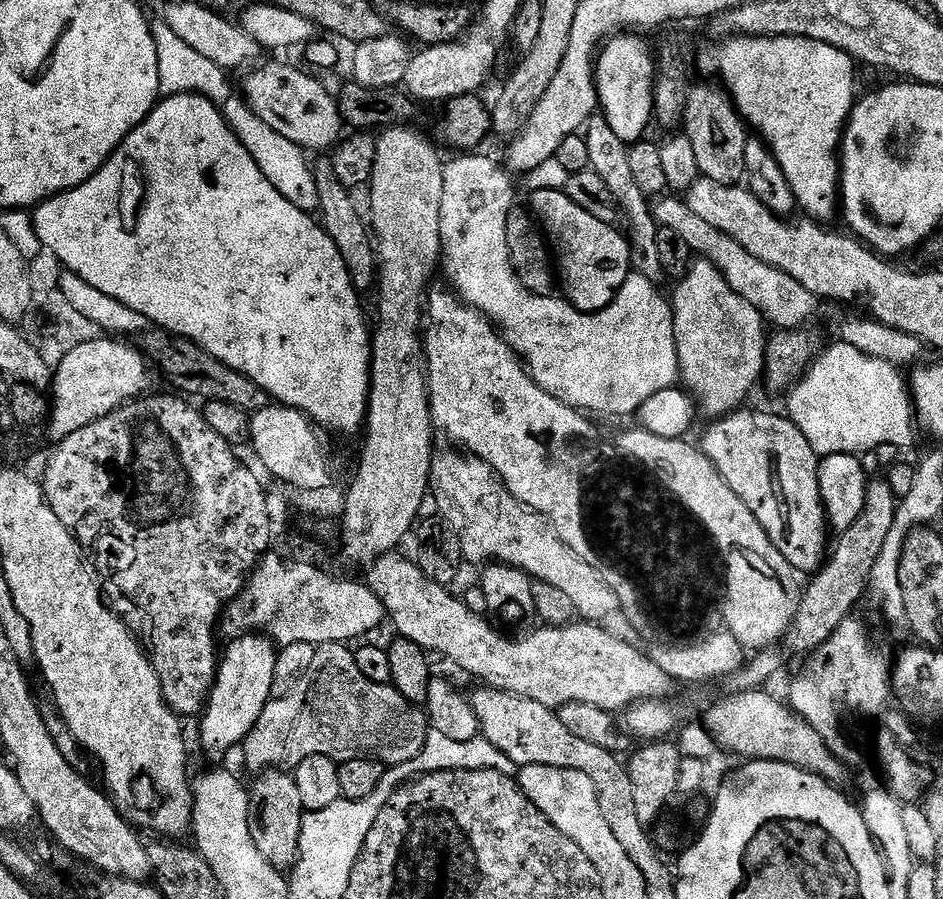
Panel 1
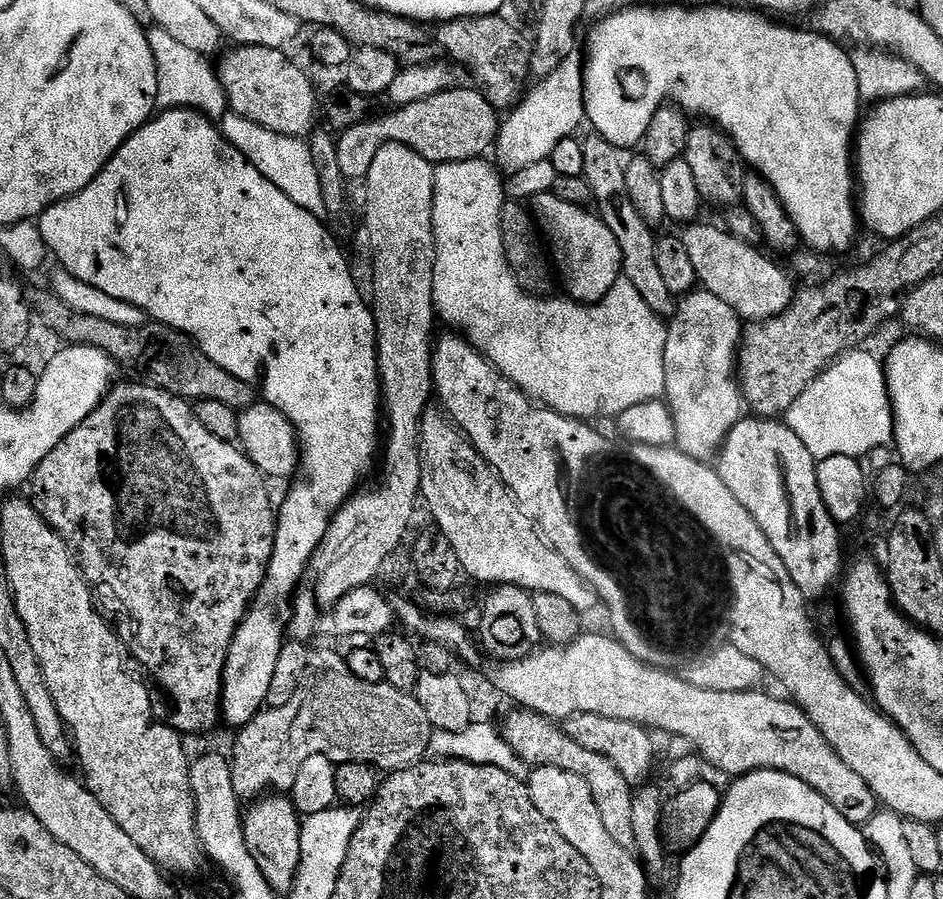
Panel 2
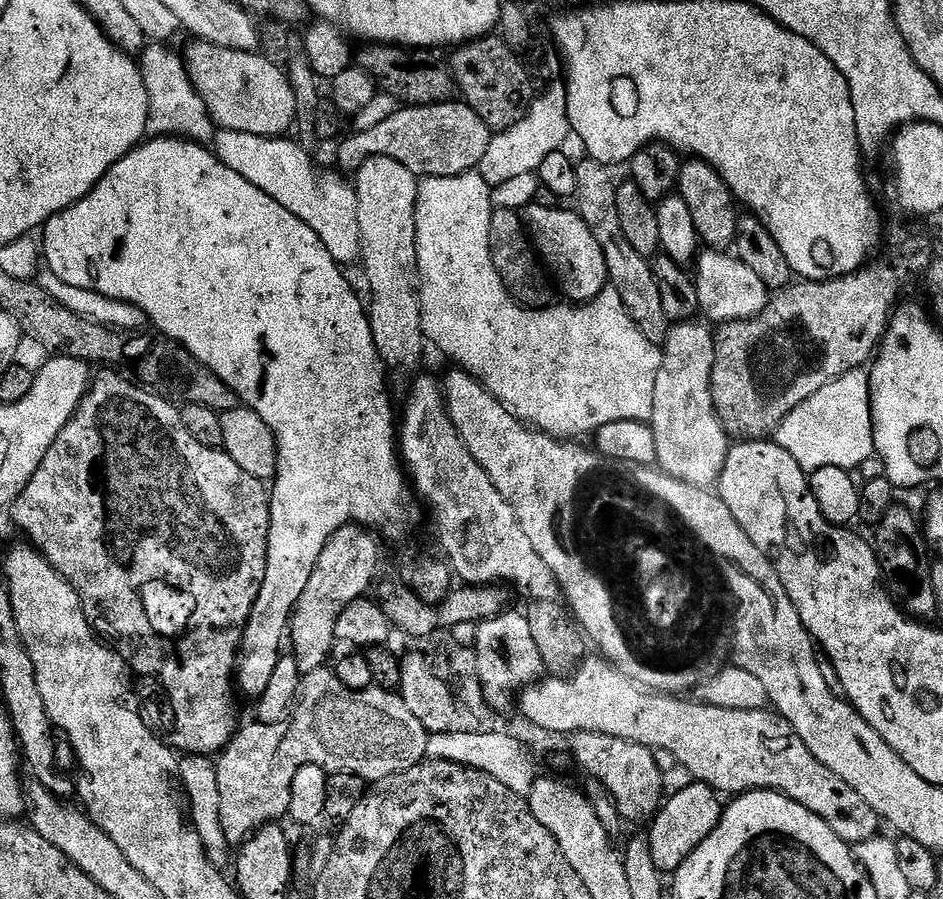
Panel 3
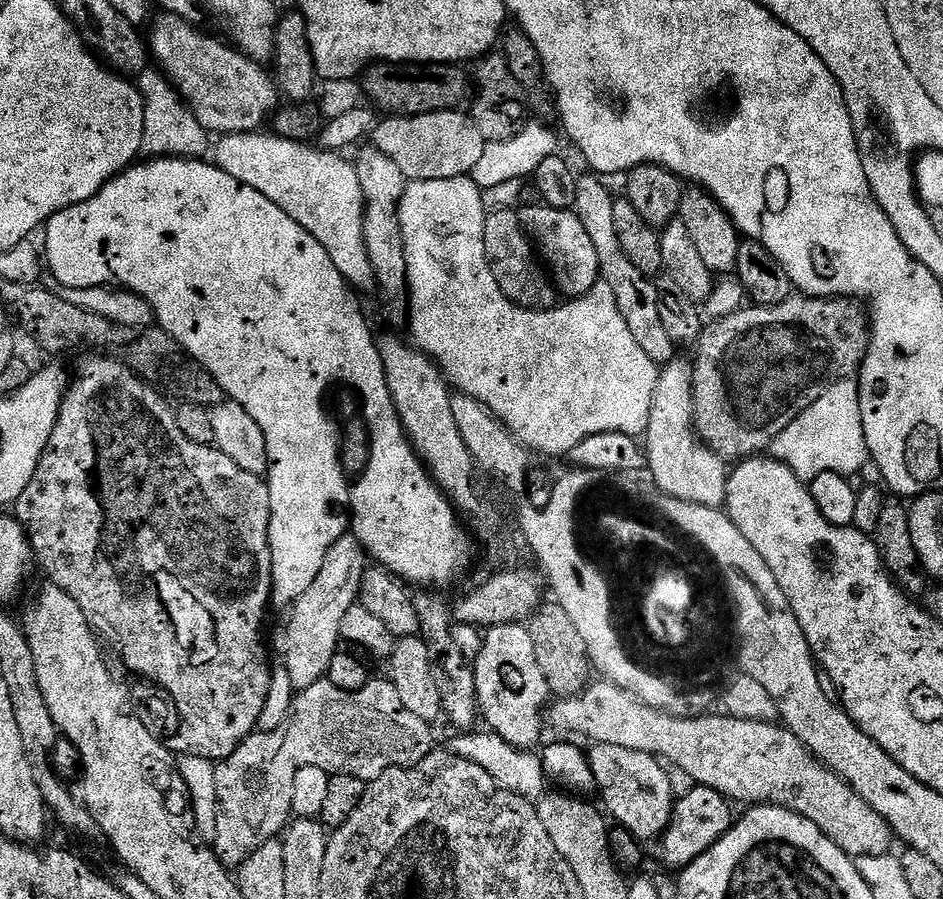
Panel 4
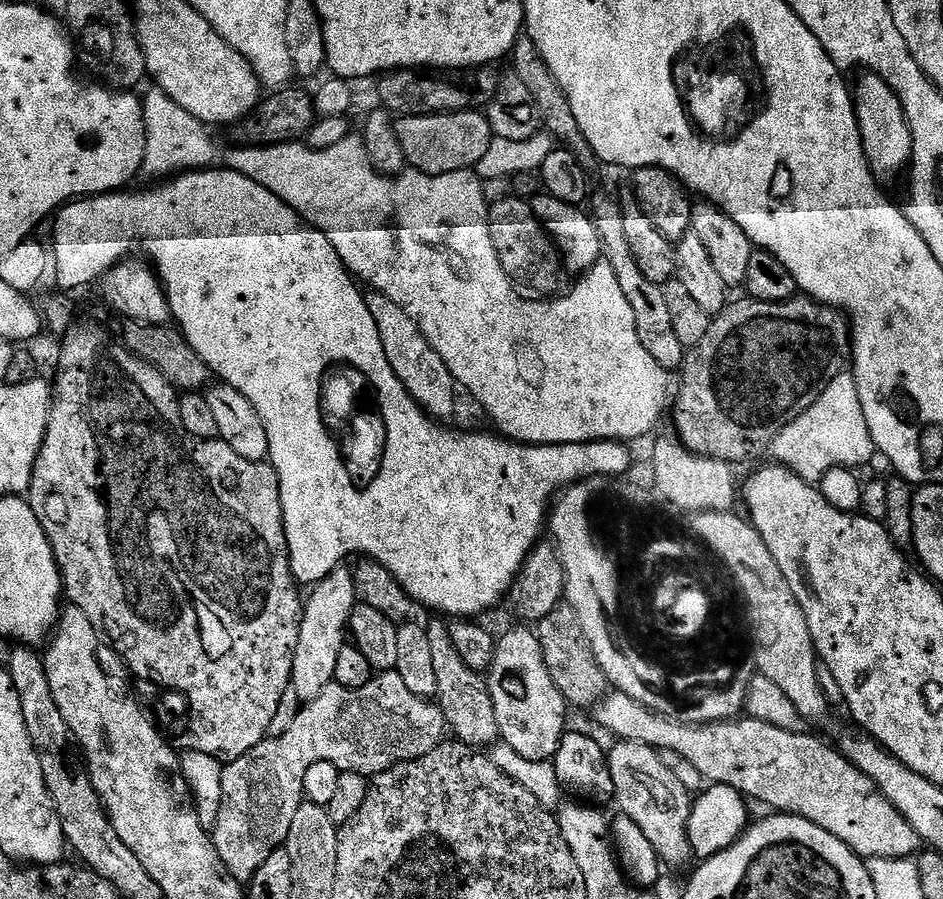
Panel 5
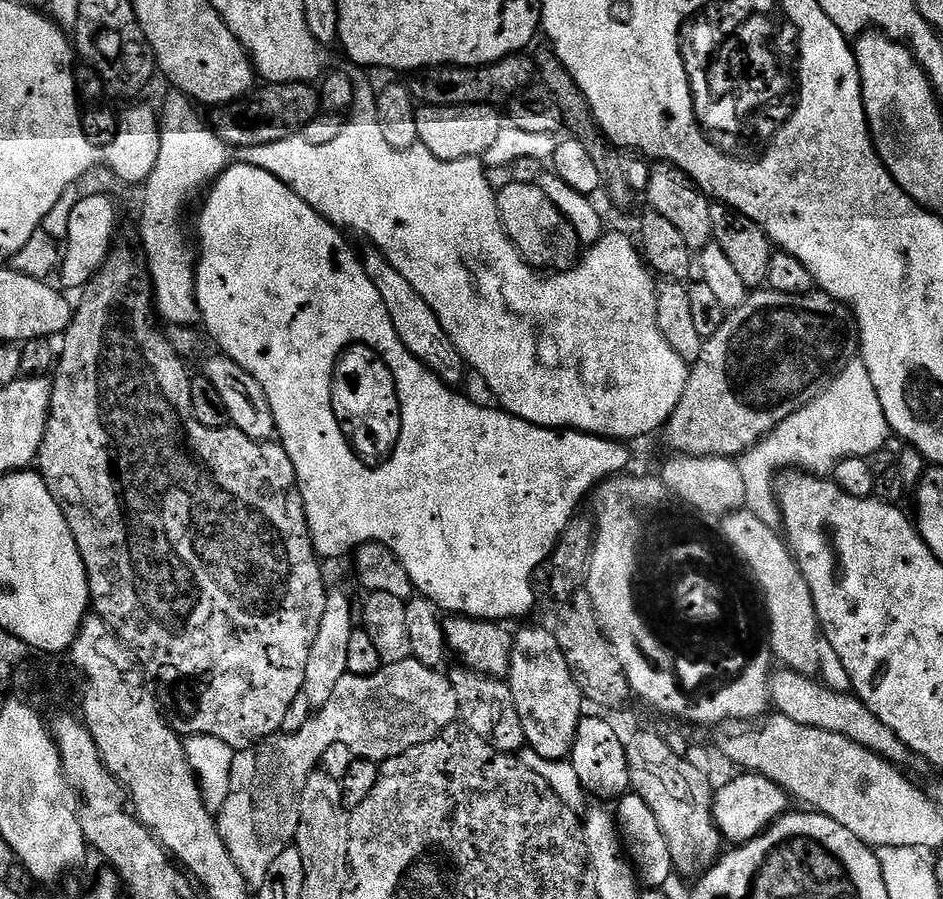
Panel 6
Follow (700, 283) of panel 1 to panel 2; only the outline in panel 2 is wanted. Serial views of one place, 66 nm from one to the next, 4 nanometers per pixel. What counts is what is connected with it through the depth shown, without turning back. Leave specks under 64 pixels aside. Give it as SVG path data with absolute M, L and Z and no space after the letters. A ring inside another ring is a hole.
M695 290L677 303L676 314L671 317L667 329L664 396L676 422L675 443L680 451L685 452L690 458L708 462L719 453L729 430L742 419L743 412L740 411L745 411L746 408L738 379L742 321L739 314L722 298L707 290Z

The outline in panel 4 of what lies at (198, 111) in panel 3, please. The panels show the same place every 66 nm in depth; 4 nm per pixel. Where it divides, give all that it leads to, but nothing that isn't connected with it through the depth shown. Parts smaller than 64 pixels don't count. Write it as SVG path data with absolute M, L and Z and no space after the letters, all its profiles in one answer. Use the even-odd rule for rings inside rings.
M149 66L139 73L138 87L140 93L144 95L144 148L147 155L152 158L163 158L165 156L178 156L181 158L200 158L205 155L204 151L209 151L210 133L198 122L198 118L193 114L192 109L182 99L179 91L174 87L173 81L169 79L163 71Z

